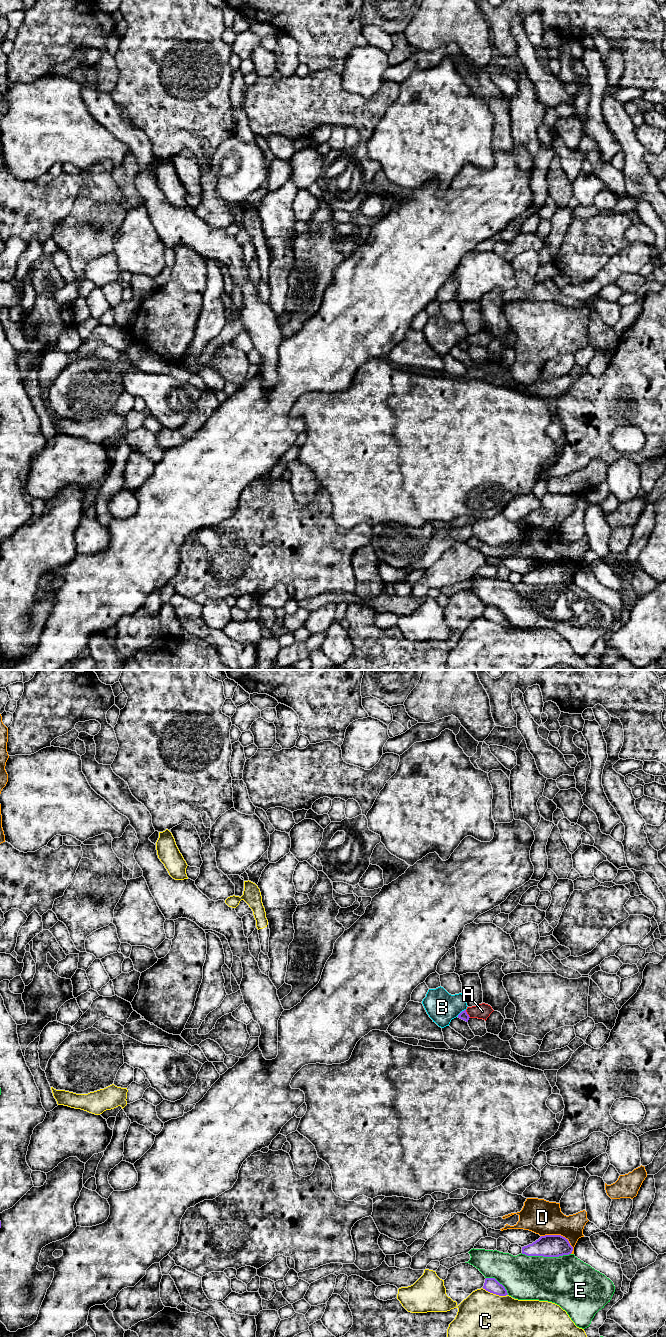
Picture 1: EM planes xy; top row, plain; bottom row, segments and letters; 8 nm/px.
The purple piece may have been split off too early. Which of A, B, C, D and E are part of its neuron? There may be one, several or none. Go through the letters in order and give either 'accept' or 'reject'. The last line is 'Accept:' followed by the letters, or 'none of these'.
A: reject
B: reject
C: reject
D: reject
E: reject
Accept: none of these

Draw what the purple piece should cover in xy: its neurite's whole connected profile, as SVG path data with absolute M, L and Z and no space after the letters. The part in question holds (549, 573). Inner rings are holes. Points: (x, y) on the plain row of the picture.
M545 563L522 575L522 582L527 584L559 585L573 579L568 567L561 563Z

